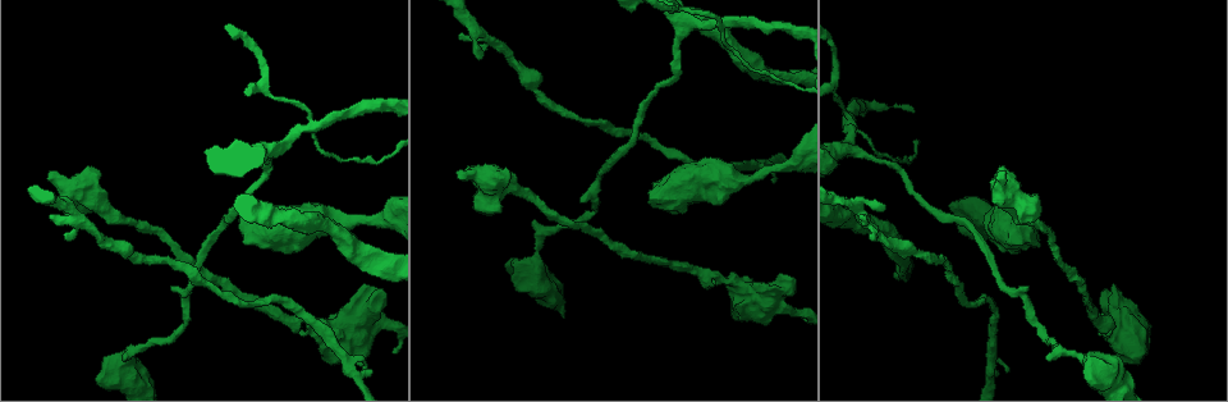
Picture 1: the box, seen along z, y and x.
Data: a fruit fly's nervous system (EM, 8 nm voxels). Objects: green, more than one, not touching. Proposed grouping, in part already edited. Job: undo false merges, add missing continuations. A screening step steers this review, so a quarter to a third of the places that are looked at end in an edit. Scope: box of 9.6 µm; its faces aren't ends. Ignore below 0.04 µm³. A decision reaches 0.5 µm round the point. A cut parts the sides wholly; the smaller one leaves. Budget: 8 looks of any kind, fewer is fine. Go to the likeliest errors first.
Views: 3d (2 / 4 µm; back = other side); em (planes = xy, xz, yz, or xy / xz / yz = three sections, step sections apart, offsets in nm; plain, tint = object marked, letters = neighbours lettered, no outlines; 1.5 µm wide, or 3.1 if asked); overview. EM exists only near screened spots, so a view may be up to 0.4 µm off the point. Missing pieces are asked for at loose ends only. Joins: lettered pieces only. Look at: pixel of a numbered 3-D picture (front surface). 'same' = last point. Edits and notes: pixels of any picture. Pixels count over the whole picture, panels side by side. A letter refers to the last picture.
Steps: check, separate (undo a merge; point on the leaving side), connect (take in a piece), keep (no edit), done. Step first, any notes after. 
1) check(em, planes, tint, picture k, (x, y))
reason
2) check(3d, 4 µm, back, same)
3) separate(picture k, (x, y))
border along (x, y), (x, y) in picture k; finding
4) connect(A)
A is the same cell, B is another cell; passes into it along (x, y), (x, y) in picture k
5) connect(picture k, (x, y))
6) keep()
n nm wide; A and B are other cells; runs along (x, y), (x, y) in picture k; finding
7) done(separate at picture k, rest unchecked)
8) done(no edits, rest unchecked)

check(em, planes, letters, picture 1, (652, 199))

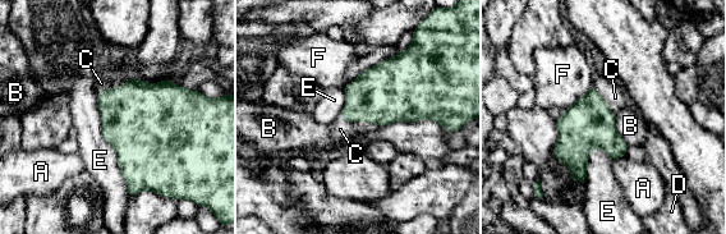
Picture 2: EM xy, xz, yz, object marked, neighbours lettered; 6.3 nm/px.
connect(C)
320 nm wide; C is the same cell, A, B, D, E and F are other cells; passes into it along (386, 92), (359, 120), (340, 129) in picture 2; it goes on there

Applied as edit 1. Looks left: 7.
check(overview)
redraw

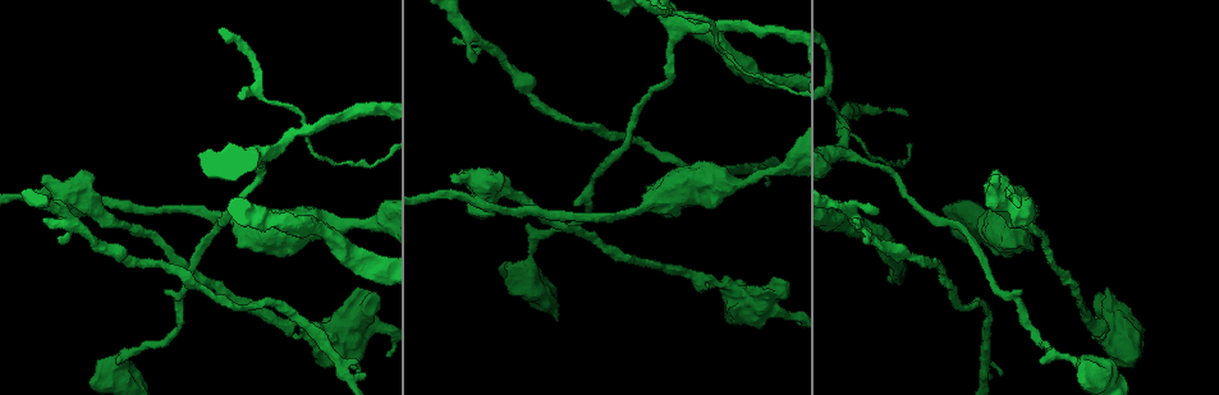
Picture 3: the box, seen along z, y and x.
check(em, xy, step 4, tint, picture 3, (304, 130))
abrupt turn

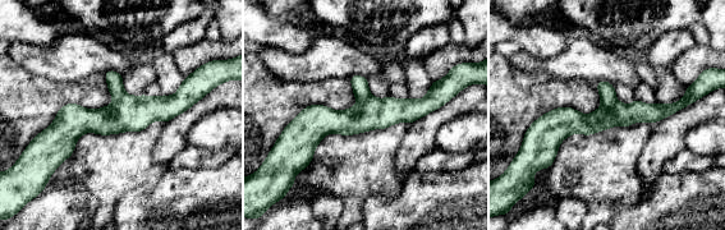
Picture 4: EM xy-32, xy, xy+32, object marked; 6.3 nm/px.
check(em, xz, step 8, letters, same)
cut it another way

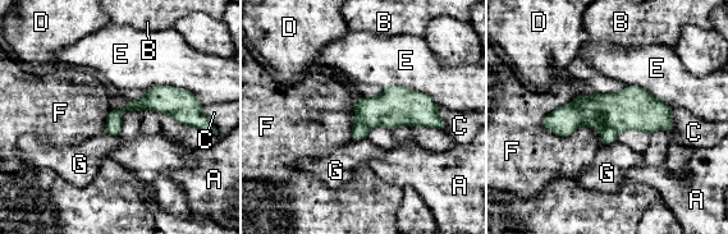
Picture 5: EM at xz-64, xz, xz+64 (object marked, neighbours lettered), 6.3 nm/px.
separate(picture 5, (608, 136))
A, B, C, D, E, F and G are other cells; two neurons meet here

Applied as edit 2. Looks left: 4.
check(em, planes, letters, picture 3, (1096, 294))
free end

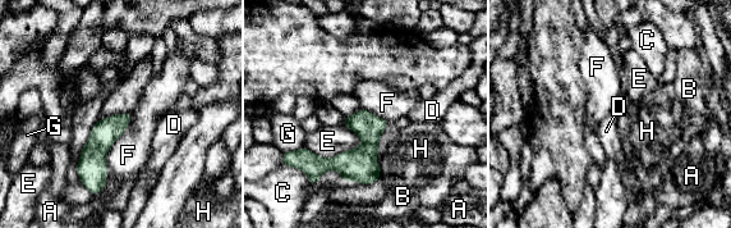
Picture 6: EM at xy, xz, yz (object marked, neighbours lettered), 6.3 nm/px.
keep()
F touches over 550 nm; A, B, C, D, E, F, G and H are other cells; border along (130, 113), (92, 195) in picture 6; none of them fits

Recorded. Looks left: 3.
done(connect at picture 2, separate at picture 5, rest unchecked)

